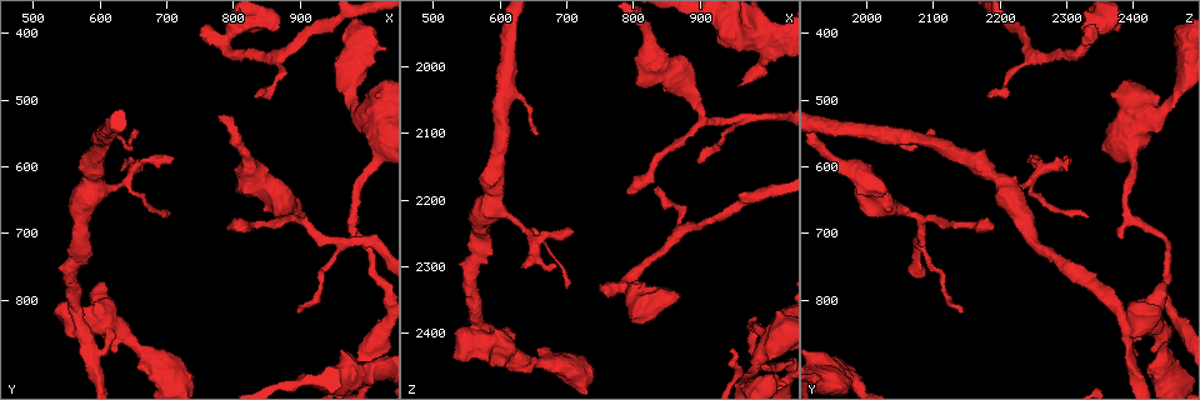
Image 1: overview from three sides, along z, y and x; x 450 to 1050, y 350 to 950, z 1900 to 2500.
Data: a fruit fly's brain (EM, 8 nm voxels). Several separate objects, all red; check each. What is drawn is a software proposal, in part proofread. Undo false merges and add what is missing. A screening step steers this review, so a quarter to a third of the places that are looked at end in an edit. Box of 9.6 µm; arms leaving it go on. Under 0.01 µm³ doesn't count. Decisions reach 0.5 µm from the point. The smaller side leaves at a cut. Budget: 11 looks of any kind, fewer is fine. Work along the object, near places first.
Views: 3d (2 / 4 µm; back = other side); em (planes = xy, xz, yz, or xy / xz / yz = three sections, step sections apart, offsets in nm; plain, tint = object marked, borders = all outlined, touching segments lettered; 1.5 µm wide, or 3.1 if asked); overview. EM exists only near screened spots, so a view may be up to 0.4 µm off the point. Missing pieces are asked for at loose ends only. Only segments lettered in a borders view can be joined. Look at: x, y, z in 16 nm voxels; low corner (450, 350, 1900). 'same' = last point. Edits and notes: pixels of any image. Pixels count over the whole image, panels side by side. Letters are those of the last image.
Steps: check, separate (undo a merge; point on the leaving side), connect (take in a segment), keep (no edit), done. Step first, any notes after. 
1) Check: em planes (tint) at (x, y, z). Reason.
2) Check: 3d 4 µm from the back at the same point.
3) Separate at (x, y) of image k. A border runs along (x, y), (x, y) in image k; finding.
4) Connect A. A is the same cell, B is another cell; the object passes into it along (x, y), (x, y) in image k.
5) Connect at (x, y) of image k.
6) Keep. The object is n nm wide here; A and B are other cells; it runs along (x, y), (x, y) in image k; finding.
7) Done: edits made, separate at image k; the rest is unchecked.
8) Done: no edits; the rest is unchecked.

Check: em yz step 8 (borders) at (840, 495, 2180). Branch stops here.

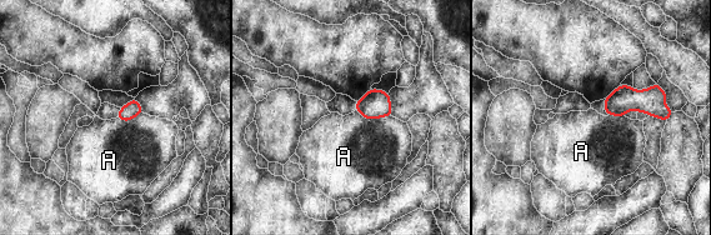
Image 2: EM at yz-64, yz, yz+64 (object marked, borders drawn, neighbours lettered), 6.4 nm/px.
Check: em planes (borders) at the same point. Another direction.

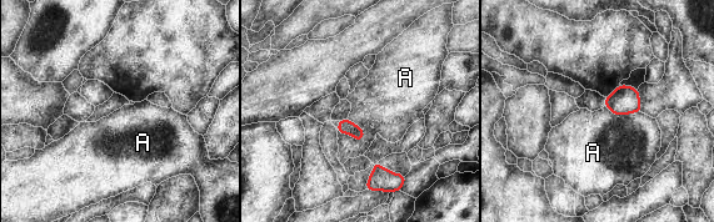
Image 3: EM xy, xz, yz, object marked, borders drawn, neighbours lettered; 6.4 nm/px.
Keep. A is another cell; a border runs along (338, 121), (340, 132), (365, 137) in image 3; none of them fits.

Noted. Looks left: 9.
Check: 3d 2 µm at (955, 715, 2085).

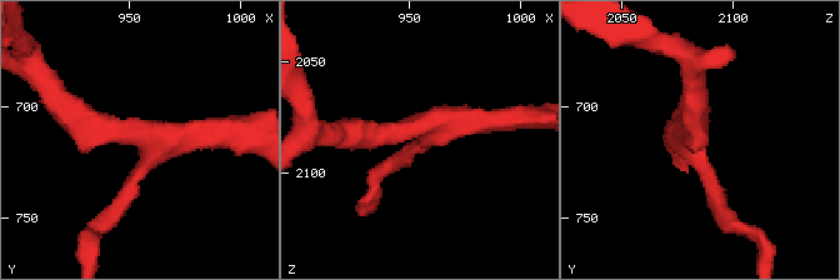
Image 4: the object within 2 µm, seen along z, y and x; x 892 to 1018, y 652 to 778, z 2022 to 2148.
Check: em yz step 4 (tint) at (955, 714, 2081). 3 arms meet here.

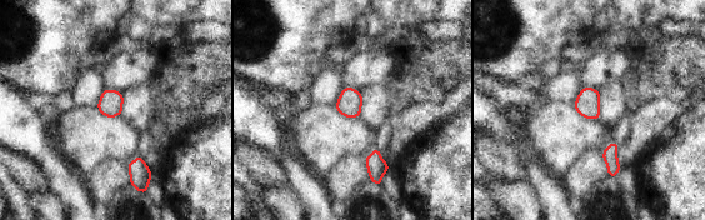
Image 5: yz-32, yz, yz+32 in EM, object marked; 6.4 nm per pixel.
Check: em planes (borders) at the same point. Cut it another way.

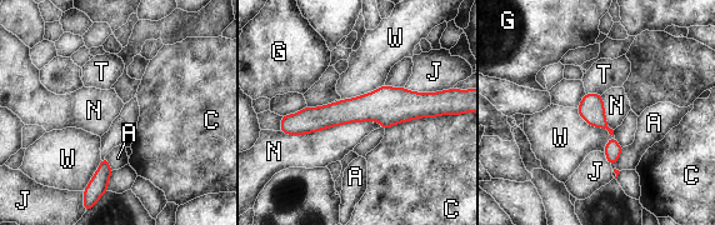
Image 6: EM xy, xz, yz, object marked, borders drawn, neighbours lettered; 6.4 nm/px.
Keep. The object is 160 nm wide here; A, C, G, J, N, T and W are other cells; it runs along (433, 109), (363, 108), (284, 128) in image 6; continuous, no second neuron.

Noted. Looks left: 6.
Check: em planes (borders) at (760, 385, 2335). Stops while still wide.

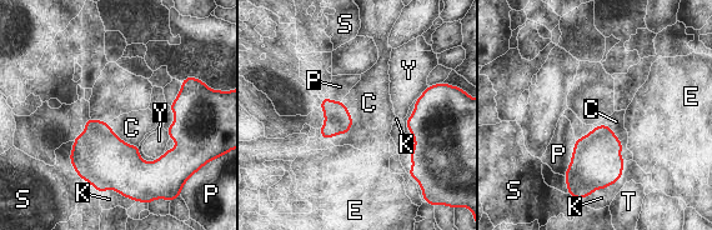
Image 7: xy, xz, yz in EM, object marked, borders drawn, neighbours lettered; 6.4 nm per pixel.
Keep. The longest contact is with K, 400 nm; C, E, K, P, S, T and Y are other cells; no lettered segment goes on from it.

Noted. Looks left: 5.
Check: em planes (tint) at (595, 870, 2400). Sudden change in width.

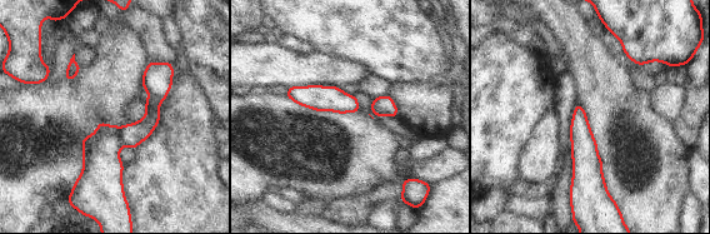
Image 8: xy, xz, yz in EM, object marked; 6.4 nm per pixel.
Check: em planes (borders) at the same point.

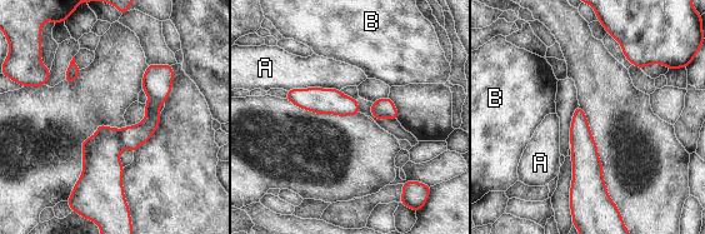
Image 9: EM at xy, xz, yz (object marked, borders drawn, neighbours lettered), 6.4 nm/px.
Separate at (103, 172) of image 9. A and B are other cells; the part that leaves runs along (578, 111), (586, 178), (596, 192) in image 9; a second neuron is stuck on.

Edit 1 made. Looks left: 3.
Done: edits made, separate at image 9; the rest is unchecked.

